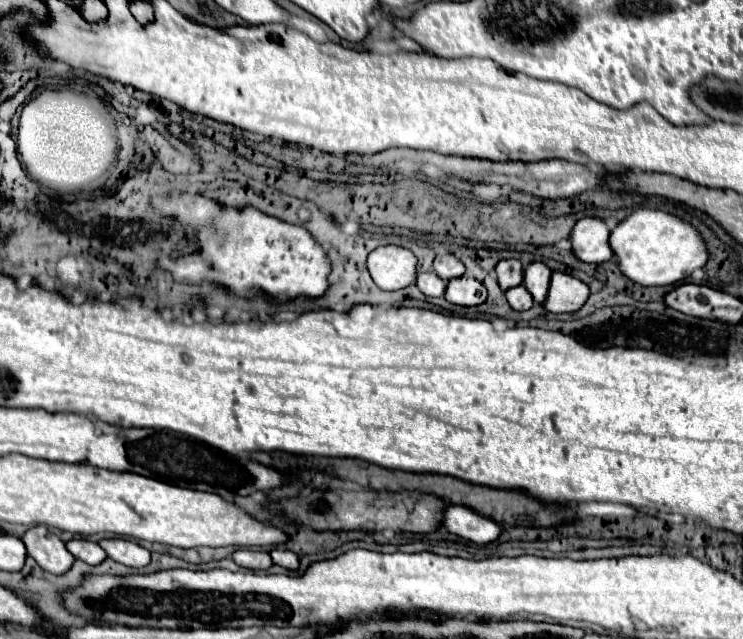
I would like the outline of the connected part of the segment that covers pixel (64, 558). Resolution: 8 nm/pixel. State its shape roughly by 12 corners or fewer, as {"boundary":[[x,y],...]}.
{"boundary":[[45,526],[21,536],[27,554],[51,574],[65,574],[75,558]]}

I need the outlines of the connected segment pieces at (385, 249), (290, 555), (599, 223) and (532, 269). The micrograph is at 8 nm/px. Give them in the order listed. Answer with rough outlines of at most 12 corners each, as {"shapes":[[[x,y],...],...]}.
{"shapes":[[[401,246],[367,258],[373,282],[387,292],[415,284],[417,258]],[[271,550],[275,564],[297,570],[299,556],[291,550]],[[583,218],[571,230],[573,254],[601,264],[613,258],[609,228]],[[531,262],[523,286],[533,300],[547,298],[551,270],[543,262]]]}

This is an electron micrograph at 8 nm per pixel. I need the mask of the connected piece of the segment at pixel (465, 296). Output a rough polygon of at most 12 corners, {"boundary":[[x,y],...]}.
{"boundary":[[475,278],[451,280],[445,300],[479,306],[487,290]]}

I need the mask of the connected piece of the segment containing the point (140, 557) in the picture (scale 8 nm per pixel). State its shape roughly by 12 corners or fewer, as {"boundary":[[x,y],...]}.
{"boundary":[[105,538],[107,556],[129,568],[143,568],[151,552],[137,542]]}

